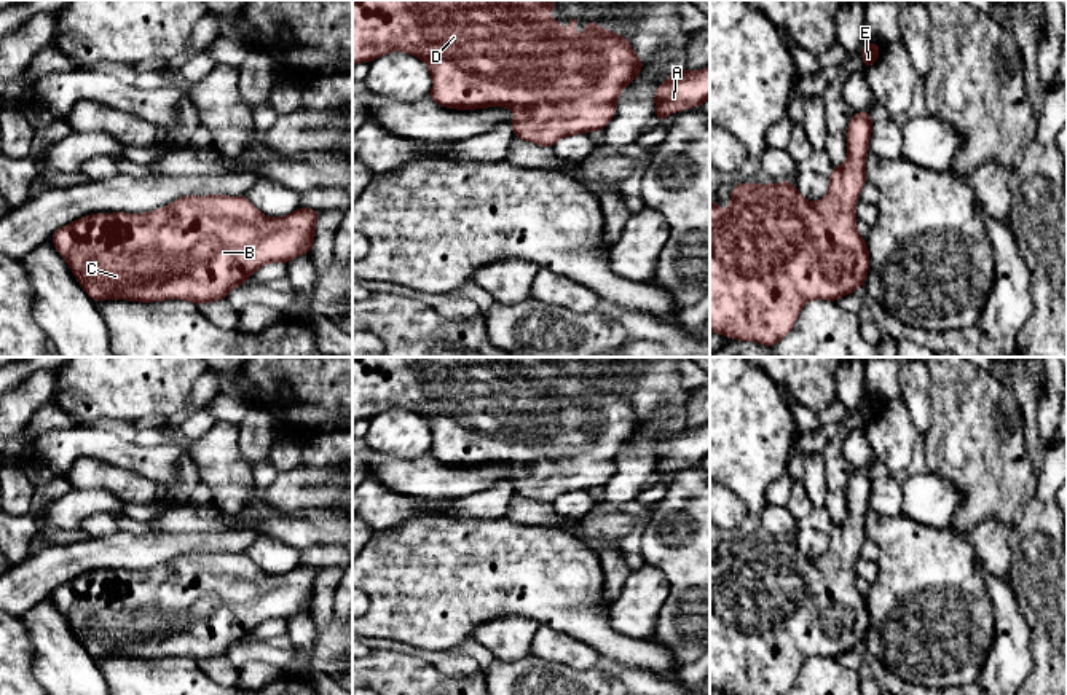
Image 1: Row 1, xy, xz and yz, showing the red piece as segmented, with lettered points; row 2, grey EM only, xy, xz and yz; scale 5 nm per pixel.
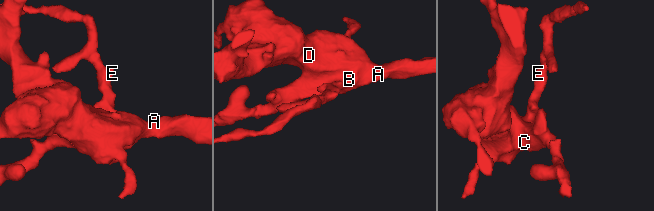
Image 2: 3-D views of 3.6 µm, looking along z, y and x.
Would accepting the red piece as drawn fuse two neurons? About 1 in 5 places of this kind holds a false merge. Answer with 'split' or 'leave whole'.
leave whole

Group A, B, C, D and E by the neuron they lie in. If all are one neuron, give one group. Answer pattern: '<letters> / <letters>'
A B C D E

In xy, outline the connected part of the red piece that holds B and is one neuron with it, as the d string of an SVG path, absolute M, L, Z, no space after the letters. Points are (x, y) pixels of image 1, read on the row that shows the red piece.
M182 196L171 206L148 214L86 215L51 236L51 242L69 263L83 290L100 300L190 300L196 304L225 300L231 289L244 282L266 263L287 263L313 249L319 210L300 207L281 217L268 218L246 196Z

